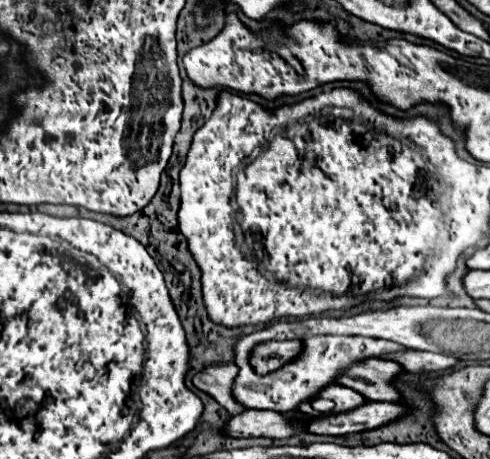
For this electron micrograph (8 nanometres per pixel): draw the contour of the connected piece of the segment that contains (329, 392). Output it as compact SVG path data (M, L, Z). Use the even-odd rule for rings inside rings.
M330 385L318 397L334 401L334 409L328 415L348 413L348 411L352 411L352 409L356 409L356 407L360 407L360 405L366 403L364 397L358 391L348 391L348 387L344 387L344 385Z

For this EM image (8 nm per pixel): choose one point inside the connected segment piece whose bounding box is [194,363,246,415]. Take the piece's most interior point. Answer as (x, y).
(218, 380)

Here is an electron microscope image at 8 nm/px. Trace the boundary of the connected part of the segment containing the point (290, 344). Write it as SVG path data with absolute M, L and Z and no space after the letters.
M268 341L252 351L250 363L260 375L270 375L280 367L292 363L304 351L302 341Z

